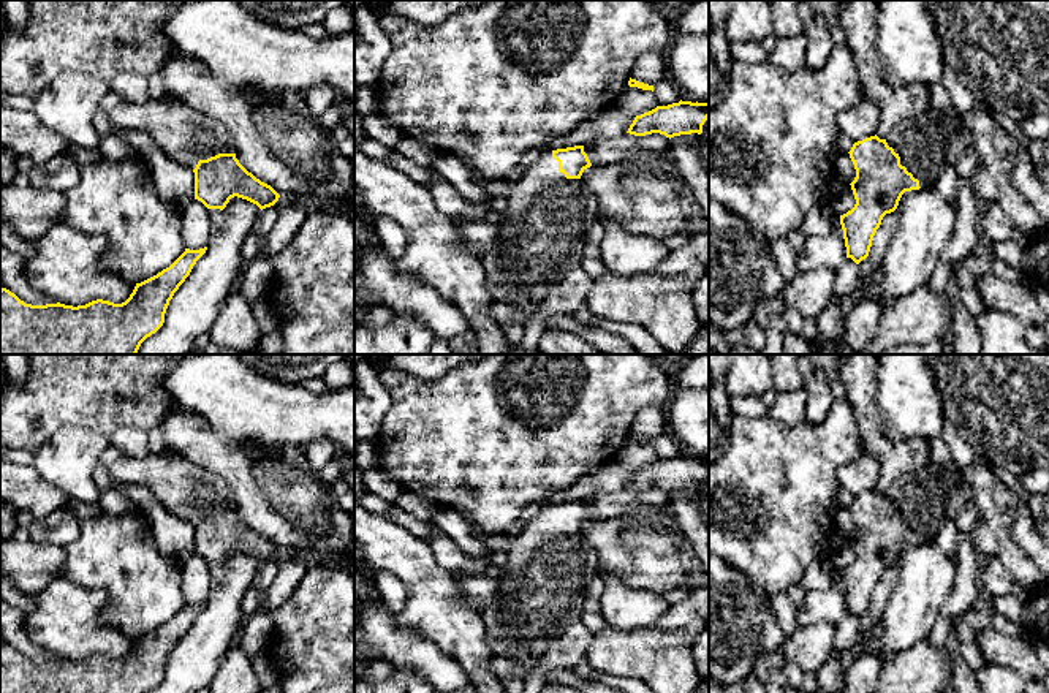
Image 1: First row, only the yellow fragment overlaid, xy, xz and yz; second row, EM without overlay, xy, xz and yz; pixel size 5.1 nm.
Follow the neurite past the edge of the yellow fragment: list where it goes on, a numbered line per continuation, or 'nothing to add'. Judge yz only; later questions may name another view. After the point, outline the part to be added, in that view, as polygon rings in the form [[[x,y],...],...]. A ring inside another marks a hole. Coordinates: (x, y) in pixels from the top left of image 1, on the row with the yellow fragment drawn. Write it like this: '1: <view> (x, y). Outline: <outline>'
1: yz (927, 143). Outline: [[[930,106],[918,117],[900,120],[886,142],[919,187],[930,187],[948,163],[956,166],[965,149],[975,146],[975,136],[962,114]]]

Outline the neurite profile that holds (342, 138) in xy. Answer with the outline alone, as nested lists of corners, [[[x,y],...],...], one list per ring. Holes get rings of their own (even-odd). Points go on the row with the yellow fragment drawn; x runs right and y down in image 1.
[[[343,123],[331,130],[331,139],[343,157],[354,160],[354,136]]]

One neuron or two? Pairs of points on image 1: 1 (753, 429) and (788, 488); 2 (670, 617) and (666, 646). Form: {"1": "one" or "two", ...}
{"1": "one", "2": "two"}

